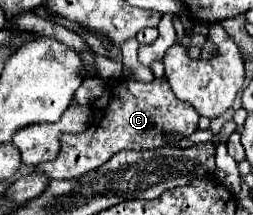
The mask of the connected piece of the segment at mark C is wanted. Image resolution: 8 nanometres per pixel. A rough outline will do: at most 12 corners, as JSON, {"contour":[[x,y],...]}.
{"contour":[[167,78],[117,80],[83,134],[63,134],[49,180],[121,150],[191,136],[199,114]]}

